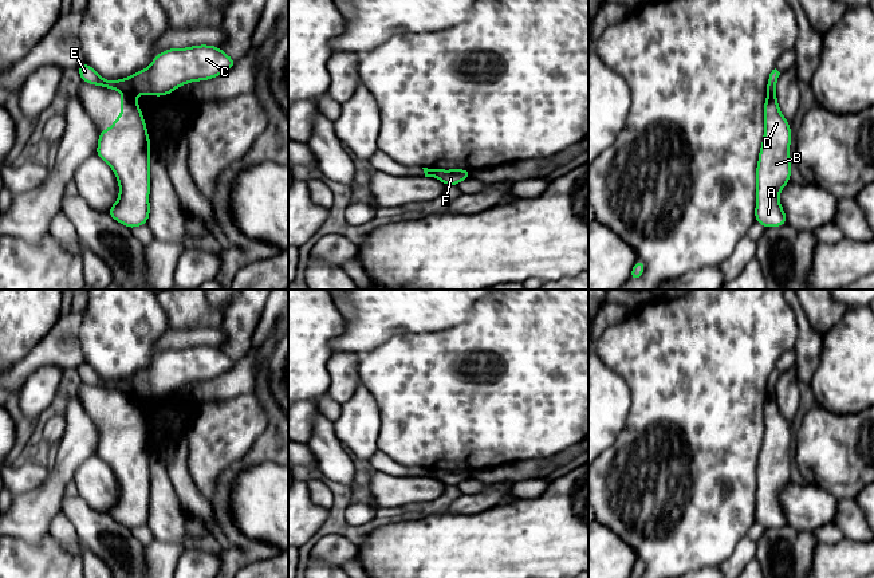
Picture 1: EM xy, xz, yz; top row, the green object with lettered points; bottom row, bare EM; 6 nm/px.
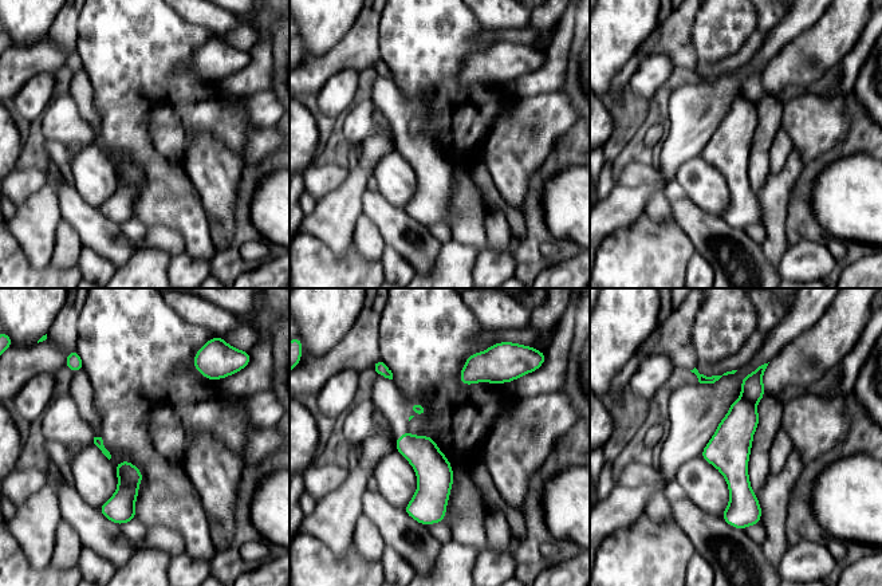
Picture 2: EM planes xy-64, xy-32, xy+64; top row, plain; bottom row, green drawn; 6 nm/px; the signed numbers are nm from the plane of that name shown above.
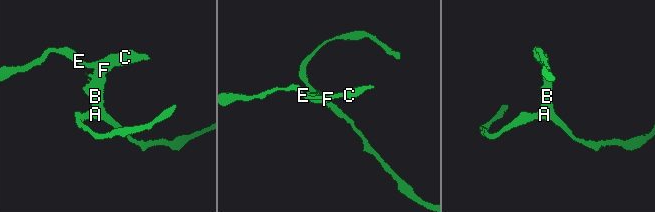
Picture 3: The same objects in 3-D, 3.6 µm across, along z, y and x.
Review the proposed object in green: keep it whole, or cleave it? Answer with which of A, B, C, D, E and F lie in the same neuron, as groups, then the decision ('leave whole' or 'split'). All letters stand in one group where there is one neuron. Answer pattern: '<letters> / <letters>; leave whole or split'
A B D / C E F; split

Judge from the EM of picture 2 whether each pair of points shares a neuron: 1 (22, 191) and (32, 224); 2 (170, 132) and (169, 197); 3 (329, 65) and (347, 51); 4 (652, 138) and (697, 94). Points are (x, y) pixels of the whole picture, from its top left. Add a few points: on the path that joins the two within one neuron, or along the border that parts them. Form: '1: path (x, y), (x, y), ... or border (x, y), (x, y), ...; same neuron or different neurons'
1: border (46, 179), (46, 183), (39, 189), (16, 207); different neurons
2: path (162, 148), (165, 181); same neuron
3: path (333, 61), (343, 55); same neuron
4: border (666, 128), (661, 142); different neurons

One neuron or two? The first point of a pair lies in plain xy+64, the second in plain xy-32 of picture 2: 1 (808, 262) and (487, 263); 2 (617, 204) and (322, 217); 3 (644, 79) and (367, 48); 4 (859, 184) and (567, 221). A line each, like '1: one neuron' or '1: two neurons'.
1: one neuron
2: one neuron
3: two neurons
4: one neuron

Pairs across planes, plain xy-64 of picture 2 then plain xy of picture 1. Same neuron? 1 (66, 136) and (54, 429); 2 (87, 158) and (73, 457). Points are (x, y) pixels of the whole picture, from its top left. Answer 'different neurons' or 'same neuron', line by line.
1: same neuron
2: different neurons

